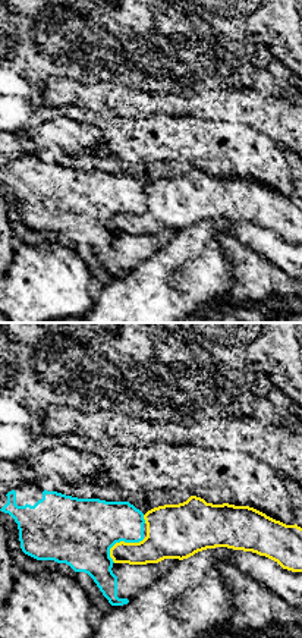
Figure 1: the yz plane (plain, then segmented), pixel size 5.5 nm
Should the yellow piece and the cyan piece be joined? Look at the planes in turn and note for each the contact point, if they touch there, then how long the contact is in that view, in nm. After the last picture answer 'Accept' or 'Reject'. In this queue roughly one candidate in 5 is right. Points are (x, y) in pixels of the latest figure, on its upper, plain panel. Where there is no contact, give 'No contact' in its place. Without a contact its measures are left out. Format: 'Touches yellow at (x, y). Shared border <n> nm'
Touches yellow at (123, 213). Shared border 220 nm

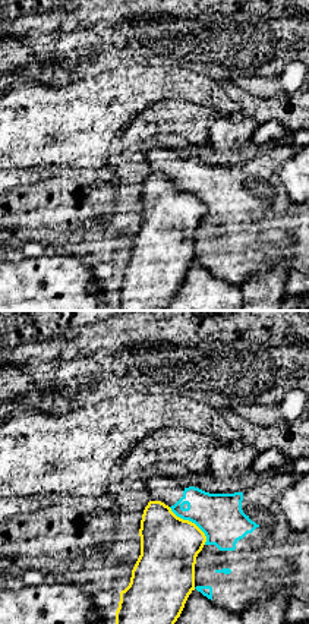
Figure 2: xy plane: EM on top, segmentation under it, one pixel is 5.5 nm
Touches yellow at (191, 194). Shared border 300 nm

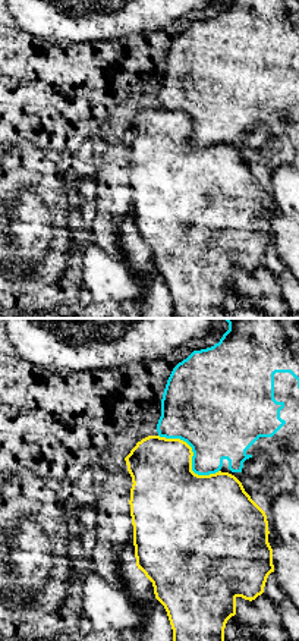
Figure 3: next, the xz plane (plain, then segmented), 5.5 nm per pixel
Touches yellow at (192, 126). Shared border 400 nm

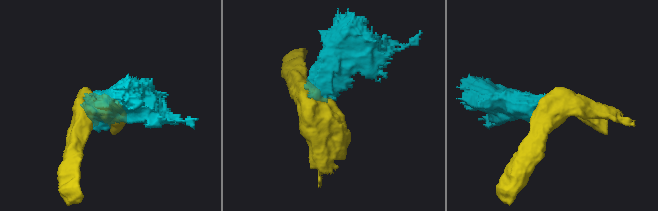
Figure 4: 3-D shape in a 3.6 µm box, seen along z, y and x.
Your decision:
Reject

